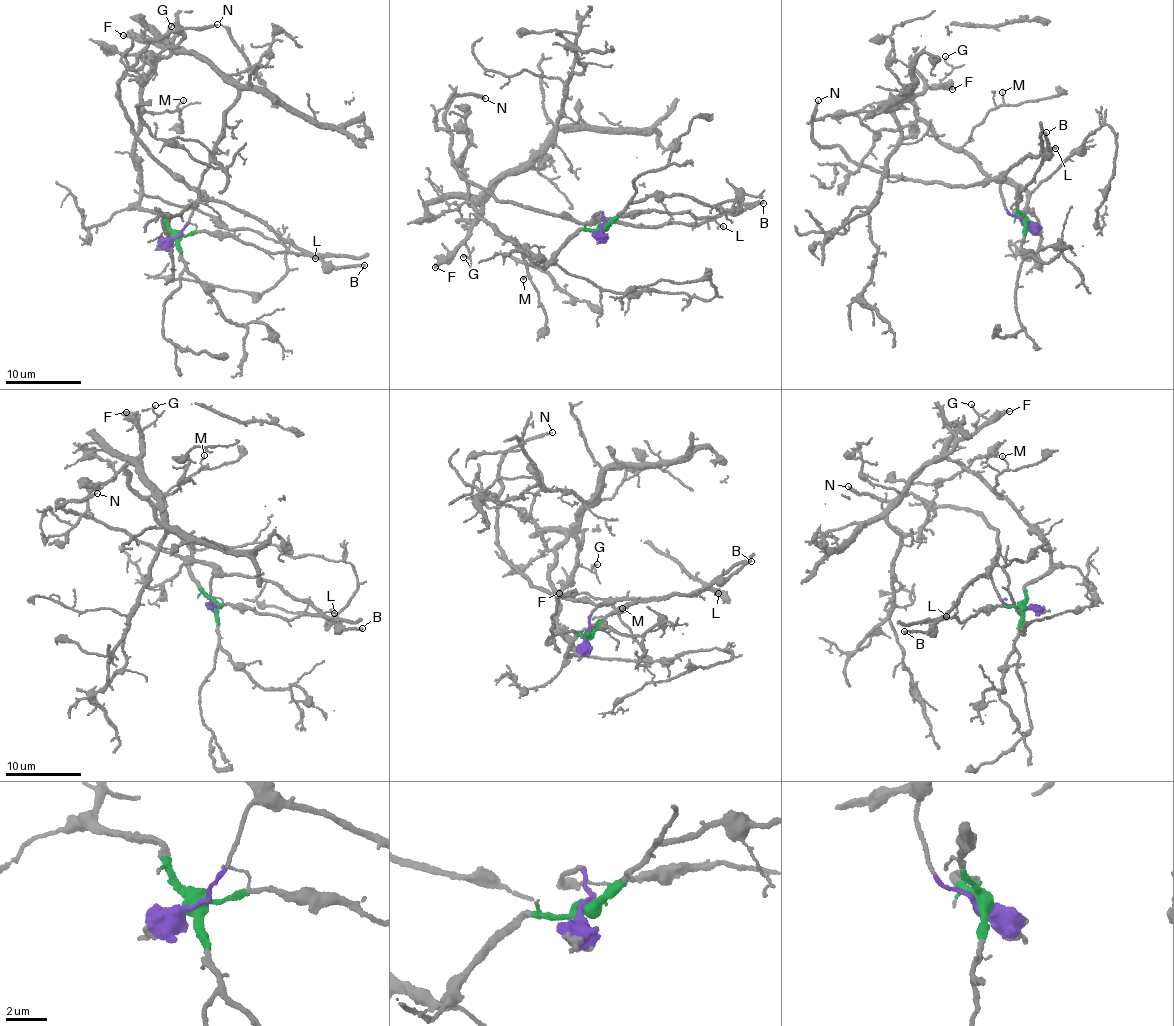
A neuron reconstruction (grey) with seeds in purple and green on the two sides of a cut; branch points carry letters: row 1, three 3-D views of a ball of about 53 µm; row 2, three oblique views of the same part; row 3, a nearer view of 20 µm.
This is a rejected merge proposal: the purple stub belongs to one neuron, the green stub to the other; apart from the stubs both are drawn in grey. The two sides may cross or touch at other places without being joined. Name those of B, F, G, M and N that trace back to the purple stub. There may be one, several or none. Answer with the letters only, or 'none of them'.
N

